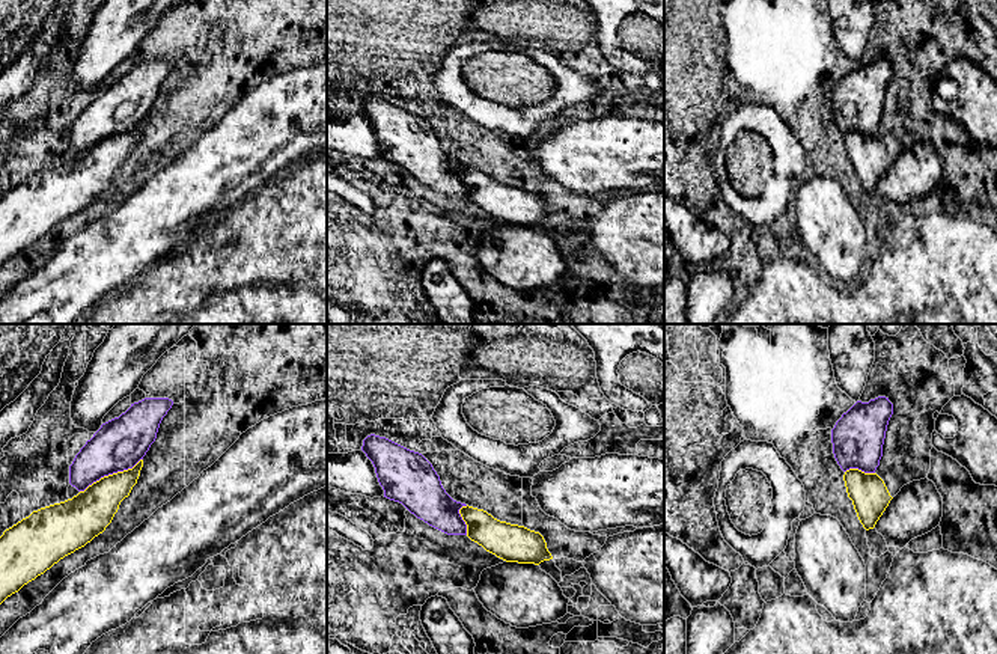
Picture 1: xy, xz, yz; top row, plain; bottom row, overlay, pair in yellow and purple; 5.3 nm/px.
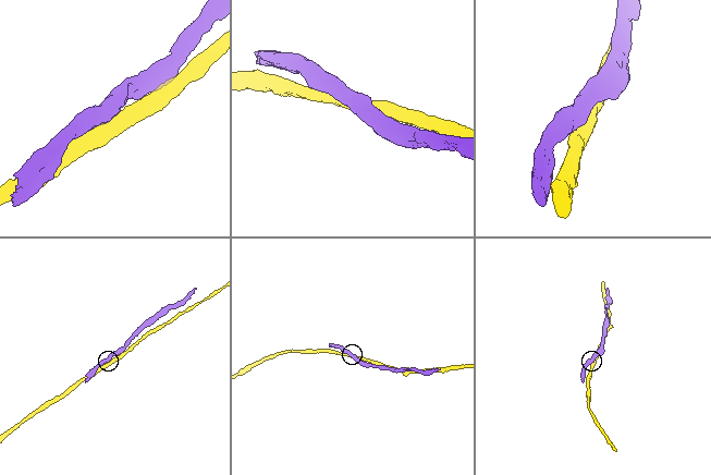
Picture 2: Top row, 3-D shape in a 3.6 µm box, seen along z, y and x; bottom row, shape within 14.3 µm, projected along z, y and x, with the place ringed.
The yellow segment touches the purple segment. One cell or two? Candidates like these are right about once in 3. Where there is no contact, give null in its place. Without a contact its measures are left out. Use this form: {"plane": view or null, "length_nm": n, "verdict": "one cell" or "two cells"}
{"plane": "xy", "length_nm": 380, "verdict": "two cells"}

